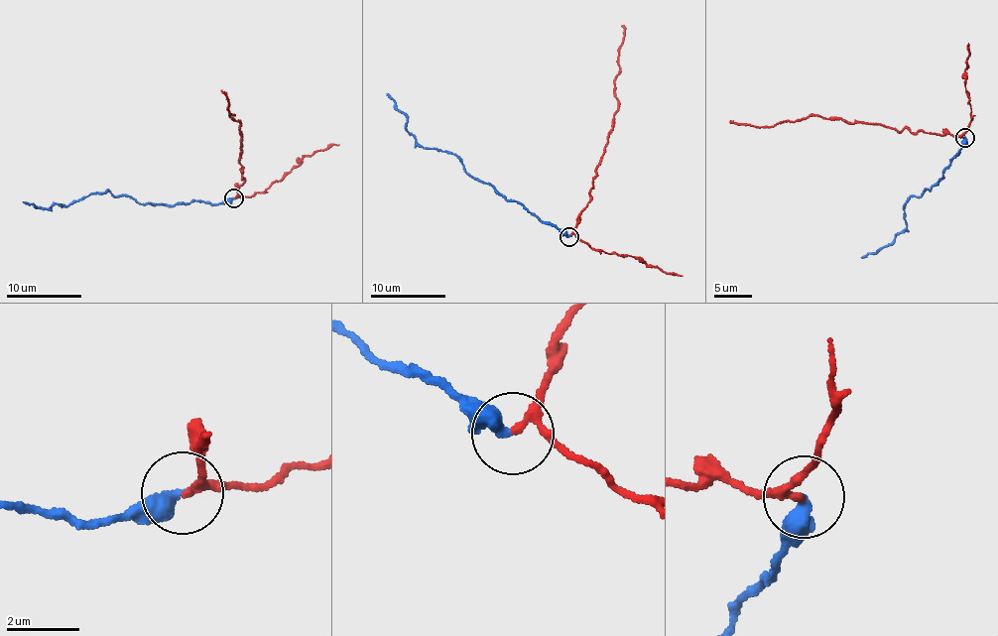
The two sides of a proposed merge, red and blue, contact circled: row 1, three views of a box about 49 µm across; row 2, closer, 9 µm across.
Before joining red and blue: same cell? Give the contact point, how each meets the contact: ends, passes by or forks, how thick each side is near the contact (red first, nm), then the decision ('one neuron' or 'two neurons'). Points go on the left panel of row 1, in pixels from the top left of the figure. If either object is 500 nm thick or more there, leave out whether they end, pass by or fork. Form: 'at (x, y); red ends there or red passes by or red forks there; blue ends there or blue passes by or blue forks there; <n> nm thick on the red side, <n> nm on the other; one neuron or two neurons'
at (233, 197); red passes by; blue ends there; 170 nm thick on the red side, 420 nm on the other; two neurons

